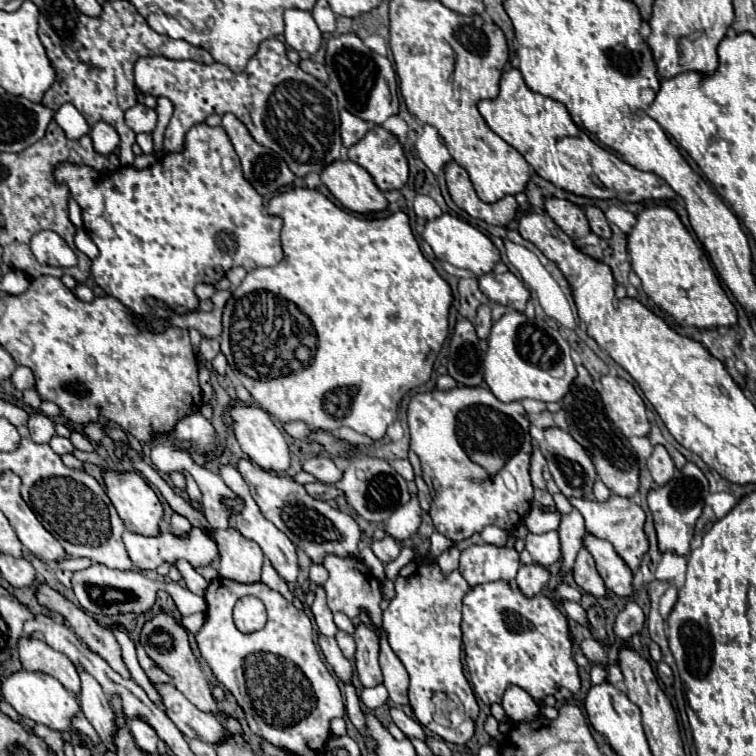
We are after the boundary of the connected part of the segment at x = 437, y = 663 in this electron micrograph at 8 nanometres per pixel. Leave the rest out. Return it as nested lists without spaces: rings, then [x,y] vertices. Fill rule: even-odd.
[[[415,558],[405,564],[395,578],[395,598],[383,610],[383,628],[389,634],[389,644],[397,658],[409,672],[409,702],[419,724],[433,734],[441,736],[451,744],[467,744],[475,734],[475,720],[479,716],[479,706],[471,684],[463,674],[461,664],[461,598],[469,590],[465,578],[453,570],[449,576],[437,568],[435,560]],[[433,692],[445,692],[457,696],[465,710],[465,720],[457,728],[443,728],[433,720]]]

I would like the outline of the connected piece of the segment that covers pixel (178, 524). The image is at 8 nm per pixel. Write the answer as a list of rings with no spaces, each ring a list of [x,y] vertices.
[[[173,512],[171,520],[169,520],[169,528],[171,528],[171,532],[175,532],[175,534],[185,534],[185,532],[189,532],[191,524],[189,524],[189,520],[187,520],[185,516]]]

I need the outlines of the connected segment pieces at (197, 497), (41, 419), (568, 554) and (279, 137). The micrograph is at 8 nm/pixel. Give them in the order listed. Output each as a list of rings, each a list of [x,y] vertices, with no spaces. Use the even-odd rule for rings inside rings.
[[[181,470],[181,474],[185,476],[185,482],[187,482],[187,496],[191,500],[191,506],[193,508],[201,508],[201,492],[193,480],[193,476],[187,472],[187,470]]]
[[[33,412],[33,414],[29,416],[27,428],[29,428],[29,432],[31,432],[33,442],[37,442],[37,444],[49,442],[49,440],[51,440],[51,436],[55,434],[53,422],[51,422],[43,412]]]
[[[573,510],[571,514],[563,516],[559,524],[559,536],[561,536],[561,574],[569,572],[573,568],[575,556],[579,548],[583,546],[583,536],[585,536],[585,520],[581,512]]]
[[[277,38],[261,42],[259,52],[249,60],[247,68],[241,74],[235,74],[231,68],[225,68],[225,64],[217,62],[201,64],[195,60],[169,60],[163,56],[139,58],[135,64],[135,84],[139,92],[167,96],[175,106],[171,122],[165,130],[165,152],[181,150],[185,132],[193,124],[203,122],[209,114],[223,116],[225,112],[235,112],[249,126],[253,138],[265,148],[271,148],[281,158],[285,158],[291,172],[299,178],[307,176],[309,172],[319,174],[327,164],[339,160],[341,136],[339,136],[339,106],[335,94],[329,90],[327,84],[321,84],[321,80],[303,72],[297,64],[291,64],[285,56],[285,44],[279,42]]]

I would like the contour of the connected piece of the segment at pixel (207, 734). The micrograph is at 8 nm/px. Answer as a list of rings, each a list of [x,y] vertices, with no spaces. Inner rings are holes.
[[[153,684],[153,688],[157,690],[167,716],[185,738],[199,738],[215,744],[225,736],[225,728],[219,718],[197,710],[185,696],[181,696],[181,692],[177,692],[177,688],[173,688],[173,684]]]

